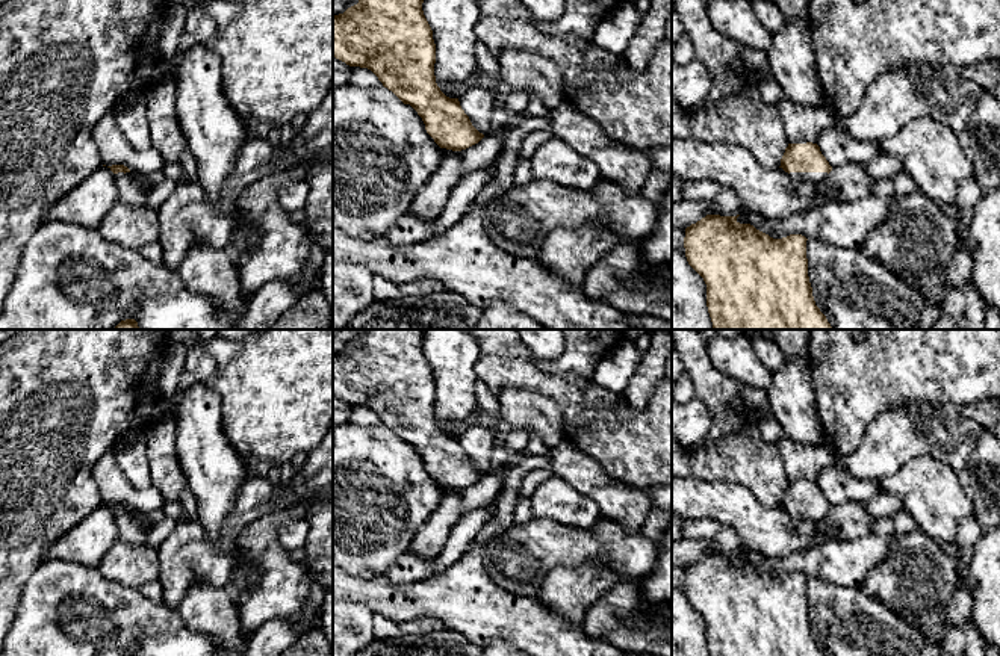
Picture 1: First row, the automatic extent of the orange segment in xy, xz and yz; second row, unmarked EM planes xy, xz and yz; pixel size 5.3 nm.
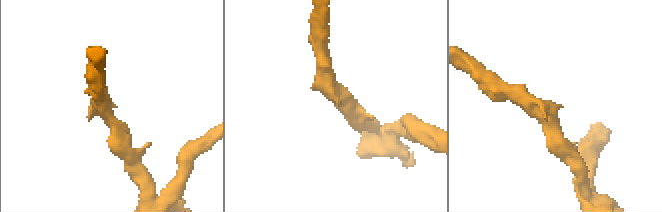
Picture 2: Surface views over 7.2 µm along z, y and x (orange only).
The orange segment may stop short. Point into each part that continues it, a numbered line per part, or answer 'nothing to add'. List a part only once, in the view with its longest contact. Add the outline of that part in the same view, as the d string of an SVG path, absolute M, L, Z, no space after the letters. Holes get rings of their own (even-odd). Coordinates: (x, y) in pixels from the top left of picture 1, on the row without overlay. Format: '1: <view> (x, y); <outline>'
1: yz (811, 516); M790 511L790 514L808 521L821 521L829 515L828 511Z

